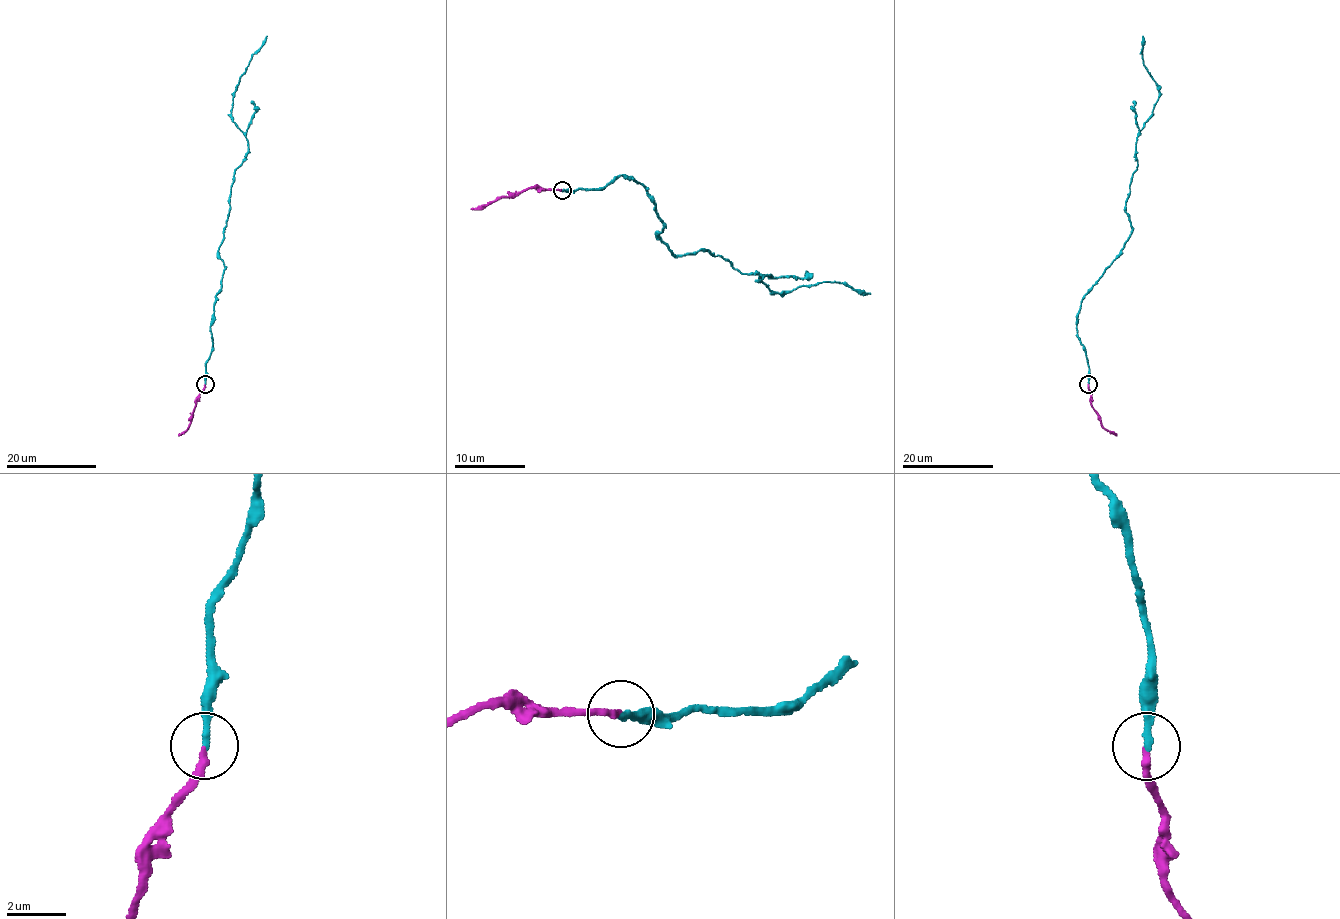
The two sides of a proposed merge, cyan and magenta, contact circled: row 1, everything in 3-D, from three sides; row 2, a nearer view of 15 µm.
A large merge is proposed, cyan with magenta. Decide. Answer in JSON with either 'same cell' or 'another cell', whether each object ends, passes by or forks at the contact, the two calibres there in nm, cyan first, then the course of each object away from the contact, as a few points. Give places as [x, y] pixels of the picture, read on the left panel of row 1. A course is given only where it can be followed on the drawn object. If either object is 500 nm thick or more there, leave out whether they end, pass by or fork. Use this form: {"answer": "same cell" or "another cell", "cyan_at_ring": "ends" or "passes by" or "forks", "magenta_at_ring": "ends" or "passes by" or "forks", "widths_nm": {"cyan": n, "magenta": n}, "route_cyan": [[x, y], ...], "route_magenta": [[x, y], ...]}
{"answer": "same cell", "cyan_at_ring": "ends", "magenta_at_ring": "ends", "widths_nm": {"cyan": 240, "magenta": 200}, "route_cyan": [[205, 384], [214, 302], [225, 268], [218, 248], [234, 174], [248, 151], [232, 115], [233, 96], [267, 36]], "route_magenta": [[204, 384], [187, 429], [178, 436]]}

